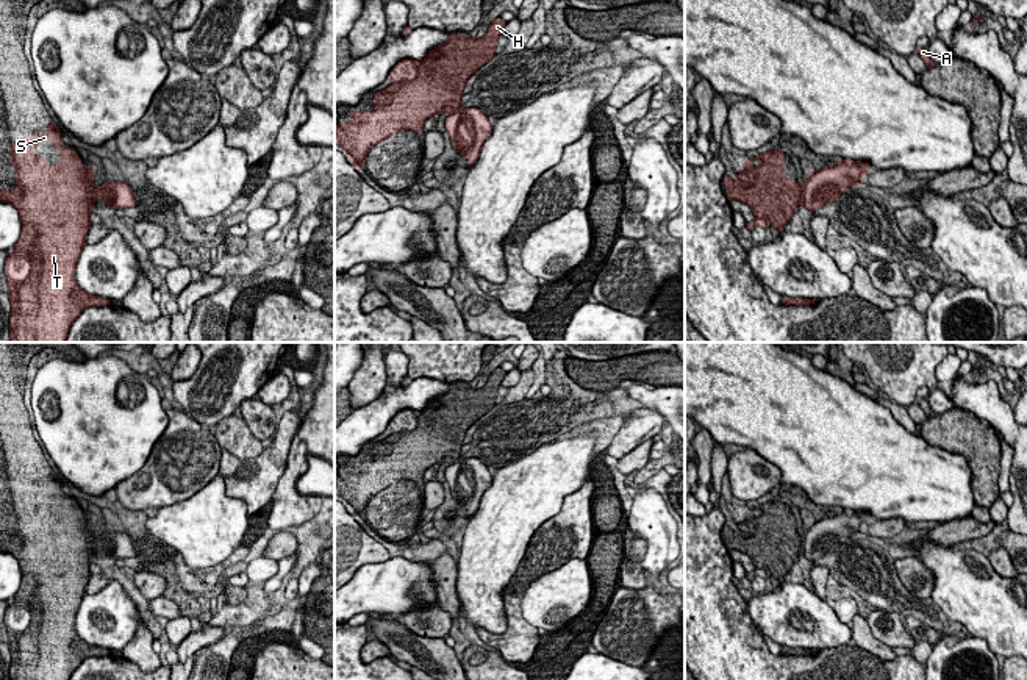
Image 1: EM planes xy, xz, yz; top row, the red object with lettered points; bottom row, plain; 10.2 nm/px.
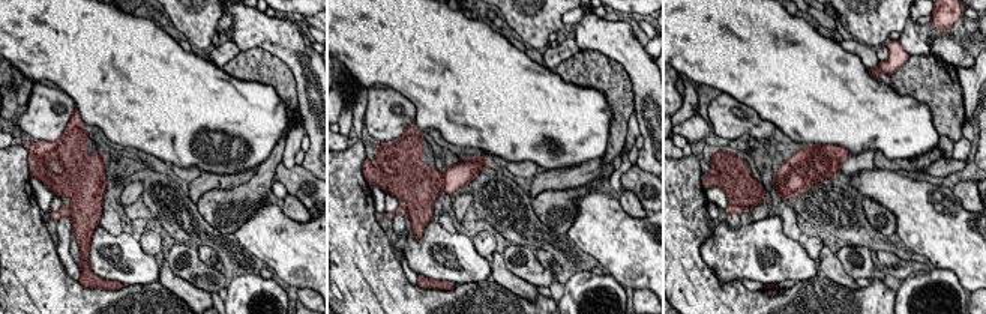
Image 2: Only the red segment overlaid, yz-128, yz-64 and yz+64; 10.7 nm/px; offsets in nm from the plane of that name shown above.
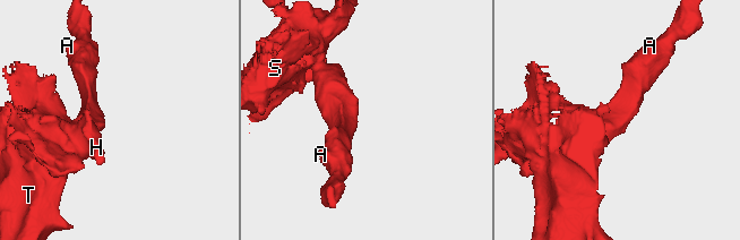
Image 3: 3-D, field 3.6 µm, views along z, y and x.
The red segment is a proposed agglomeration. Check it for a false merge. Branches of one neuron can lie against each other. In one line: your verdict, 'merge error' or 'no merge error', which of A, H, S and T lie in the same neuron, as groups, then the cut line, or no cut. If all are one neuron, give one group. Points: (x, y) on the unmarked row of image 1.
merge error; groups A / H S T; cut yz (804, 535), (801, 551)

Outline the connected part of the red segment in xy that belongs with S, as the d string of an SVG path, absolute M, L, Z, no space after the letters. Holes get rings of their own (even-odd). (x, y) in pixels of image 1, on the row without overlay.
M52 471L48 480L44 483L36 483L34 486L20 486L23 496L19 497L11 489L11 513L14 514L14 522L17 524L16 539L20 542L13 542L11 538L0 539L0 552L11 553L22 571L22 583L13 600L5 611L5 625L9 638L9 680L70 680L75 669L88 657L108 657L113 650L106 647L91 646L84 642L75 630L77 611L86 596L86 585L91 577L91 558L95 549L103 550L105 536L98 539L92 535L94 517L86 516L77 505L77 502L61 494L61 481ZM52 491L53 499L61 500L59 514L47 514L45 506L39 508L30 502L39 496Z

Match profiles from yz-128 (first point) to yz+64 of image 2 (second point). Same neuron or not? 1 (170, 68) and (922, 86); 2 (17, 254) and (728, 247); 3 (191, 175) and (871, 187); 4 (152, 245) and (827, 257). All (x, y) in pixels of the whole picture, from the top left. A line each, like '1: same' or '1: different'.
1: different
2: different
3: different
4: different

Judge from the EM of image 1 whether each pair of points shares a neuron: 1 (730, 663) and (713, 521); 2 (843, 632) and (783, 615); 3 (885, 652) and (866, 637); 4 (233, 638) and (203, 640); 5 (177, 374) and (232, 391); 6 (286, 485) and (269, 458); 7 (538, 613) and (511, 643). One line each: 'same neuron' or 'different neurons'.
1: same neuron
2: same neuron
3: same neuron
4: different neurons
5: different neurons
6: different neurons
7: different neurons

